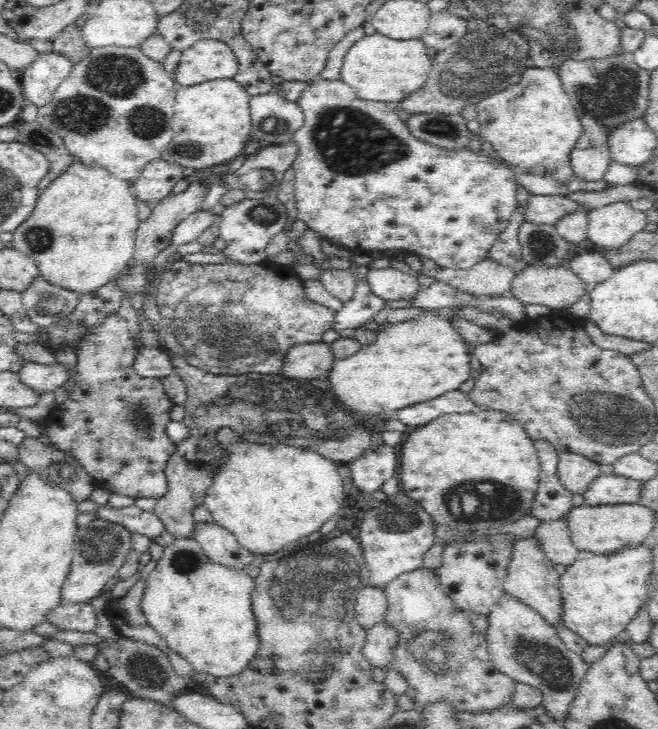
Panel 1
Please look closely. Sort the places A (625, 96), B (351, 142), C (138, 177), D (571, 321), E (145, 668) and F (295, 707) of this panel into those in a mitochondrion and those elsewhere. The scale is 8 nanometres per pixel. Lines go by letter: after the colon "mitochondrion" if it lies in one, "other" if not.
A: mitochondrion
B: mitochondrion
C: other
D: other
E: mitochondrion
F: other

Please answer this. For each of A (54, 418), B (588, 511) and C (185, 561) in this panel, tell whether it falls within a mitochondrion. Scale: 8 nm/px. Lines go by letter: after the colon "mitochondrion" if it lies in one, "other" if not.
A: other
B: other
C: mitochondrion

